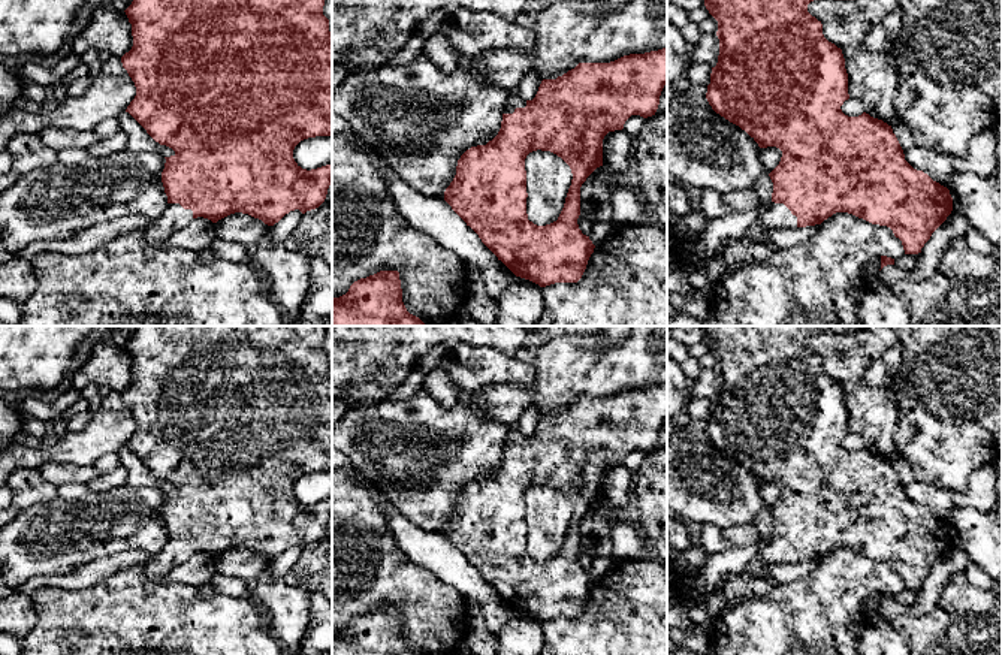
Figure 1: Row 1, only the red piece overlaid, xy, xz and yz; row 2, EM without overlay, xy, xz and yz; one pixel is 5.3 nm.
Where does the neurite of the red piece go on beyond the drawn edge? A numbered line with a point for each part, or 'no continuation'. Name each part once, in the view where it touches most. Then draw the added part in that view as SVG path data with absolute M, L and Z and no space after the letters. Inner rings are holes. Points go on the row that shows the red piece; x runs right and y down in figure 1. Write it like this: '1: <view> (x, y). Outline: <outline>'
1: yz (776, 216). Outline: M772 202L769 208L763 209L752 224L751 230L743 236L752 242L769 244L767 238L763 235L770 229L794 229L797 227L797 217L784 203Z

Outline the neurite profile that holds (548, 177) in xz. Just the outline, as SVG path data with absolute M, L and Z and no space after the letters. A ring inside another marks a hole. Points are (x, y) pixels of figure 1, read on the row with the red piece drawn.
M532 151L525 159L526 170L526 214L537 226L558 220L573 173L570 166L550 151Z

